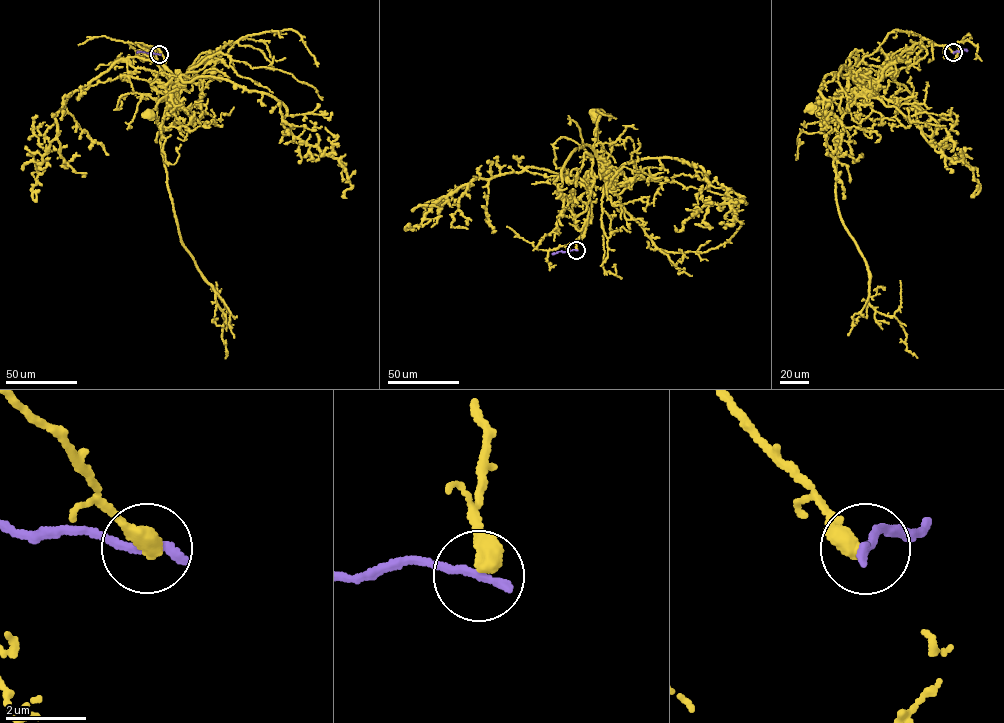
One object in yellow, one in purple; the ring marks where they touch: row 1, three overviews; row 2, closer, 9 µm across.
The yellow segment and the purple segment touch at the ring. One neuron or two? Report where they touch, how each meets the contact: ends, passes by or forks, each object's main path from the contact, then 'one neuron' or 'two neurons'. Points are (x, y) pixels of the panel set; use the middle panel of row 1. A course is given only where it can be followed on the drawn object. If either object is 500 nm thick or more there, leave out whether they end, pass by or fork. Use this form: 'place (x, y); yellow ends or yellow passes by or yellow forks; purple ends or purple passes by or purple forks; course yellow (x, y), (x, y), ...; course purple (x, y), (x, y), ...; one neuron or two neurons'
place (576, 250); yellow ends; purple ends; course yellow (576, 250), (576, 241), (592, 216), (585, 175), (591, 171), (598, 175), (604, 163), (596, 117); course purple (576, 250), (552, 254); two neurons

